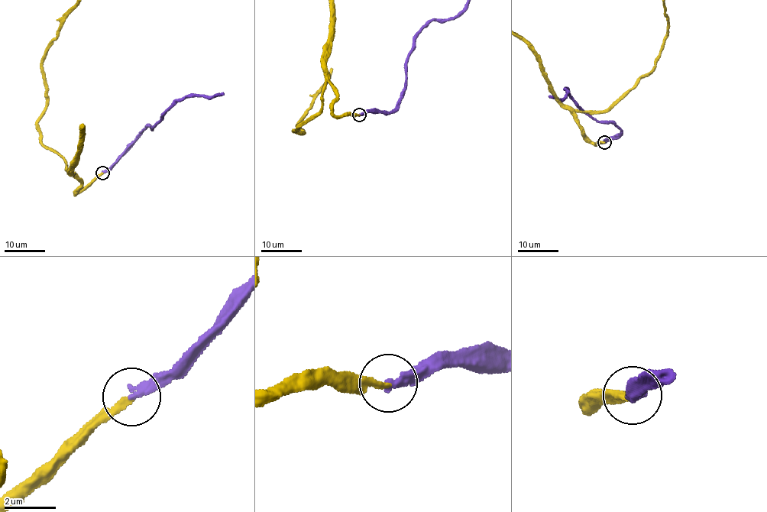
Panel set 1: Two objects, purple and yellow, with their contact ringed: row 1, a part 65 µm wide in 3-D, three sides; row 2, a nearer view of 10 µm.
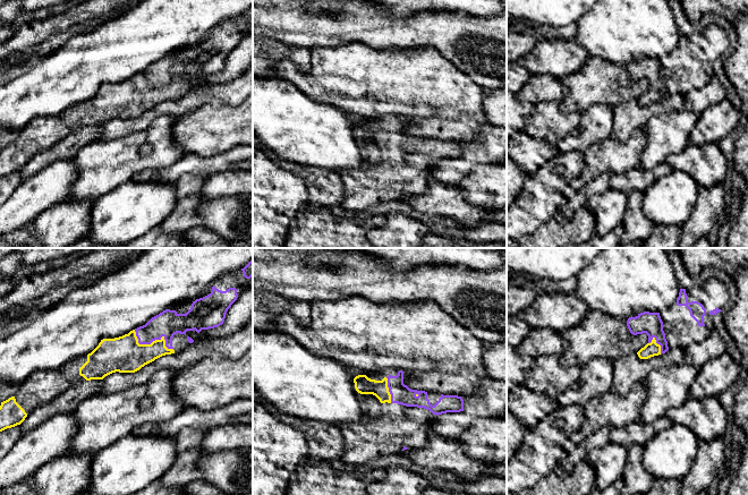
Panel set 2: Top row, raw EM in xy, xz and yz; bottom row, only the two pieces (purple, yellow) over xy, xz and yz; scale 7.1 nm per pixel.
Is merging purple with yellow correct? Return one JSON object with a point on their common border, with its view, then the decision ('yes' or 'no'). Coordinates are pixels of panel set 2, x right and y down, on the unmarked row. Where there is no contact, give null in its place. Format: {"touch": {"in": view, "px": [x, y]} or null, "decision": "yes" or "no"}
{"touch": {"in": "xy", "px": [152, 87]}, "decision": "yes"}

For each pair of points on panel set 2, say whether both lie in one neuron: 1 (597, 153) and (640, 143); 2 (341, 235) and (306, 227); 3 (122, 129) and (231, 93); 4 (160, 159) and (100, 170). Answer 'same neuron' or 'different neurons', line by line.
1: same neuron
2: same neuron
3: same neuron
4: same neuron

